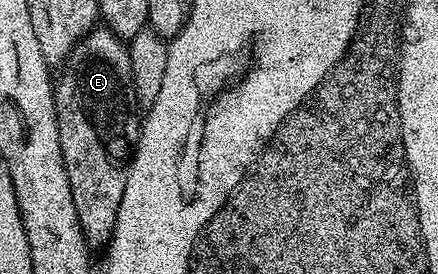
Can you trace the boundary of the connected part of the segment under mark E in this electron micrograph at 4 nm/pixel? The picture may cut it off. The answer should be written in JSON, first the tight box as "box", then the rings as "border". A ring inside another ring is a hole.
{"box":[52,27,142,246],"border":[[[97,27],[88,33],[78,42],[72,53],[63,62],[60,77],[55,78],[52,94],[56,100],[56,122],[58,123],[58,139],[62,147],[62,159],[66,167],[66,179],[70,179],[70,195],[74,195],[74,211],[78,213],[78,223],[84,232],[84,238],[88,241],[89,246],[96,245],[107,246],[112,240],[112,232],[118,219],[118,211],[122,207],[122,193],[126,191],[126,179],[128,178],[128,167],[132,164],[132,154],[137,148],[140,139],[140,130],[142,128],[142,110],[140,103],[136,99],[134,91],[134,71],[130,71],[130,55],[125,42],[114,34],[107,27]]]}

